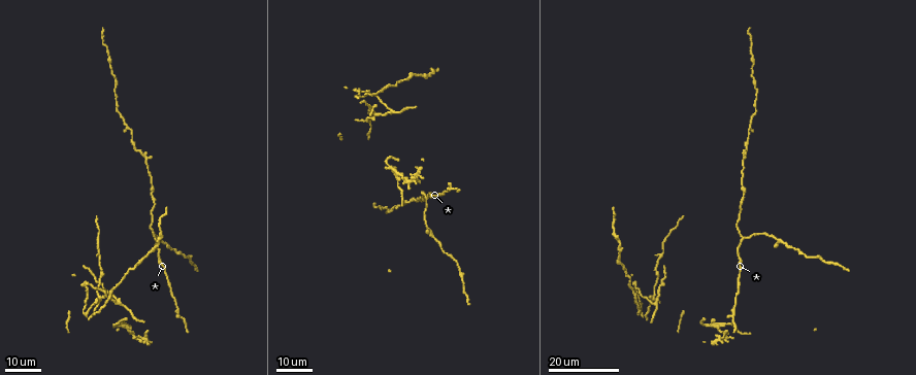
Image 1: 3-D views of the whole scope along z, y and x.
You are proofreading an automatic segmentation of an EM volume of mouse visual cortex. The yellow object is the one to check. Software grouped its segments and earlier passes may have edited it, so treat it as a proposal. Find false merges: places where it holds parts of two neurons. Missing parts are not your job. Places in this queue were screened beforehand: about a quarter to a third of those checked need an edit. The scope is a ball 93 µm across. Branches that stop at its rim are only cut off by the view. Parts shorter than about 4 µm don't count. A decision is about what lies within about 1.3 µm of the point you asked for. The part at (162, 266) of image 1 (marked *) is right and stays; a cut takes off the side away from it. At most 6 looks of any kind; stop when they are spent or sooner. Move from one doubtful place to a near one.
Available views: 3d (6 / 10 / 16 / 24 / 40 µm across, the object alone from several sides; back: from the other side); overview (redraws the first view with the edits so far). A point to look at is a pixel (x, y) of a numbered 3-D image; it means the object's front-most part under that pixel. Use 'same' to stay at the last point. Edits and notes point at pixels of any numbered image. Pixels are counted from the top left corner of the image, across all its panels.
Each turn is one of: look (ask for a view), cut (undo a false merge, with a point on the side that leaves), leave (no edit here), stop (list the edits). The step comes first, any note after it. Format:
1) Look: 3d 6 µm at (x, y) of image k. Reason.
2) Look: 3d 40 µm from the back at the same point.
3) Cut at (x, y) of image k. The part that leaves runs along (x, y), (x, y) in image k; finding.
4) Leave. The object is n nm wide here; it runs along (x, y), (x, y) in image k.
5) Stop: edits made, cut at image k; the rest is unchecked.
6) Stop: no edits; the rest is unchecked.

Look: 3d 16 µm at (120, 302) of image 1. Four arms meet.

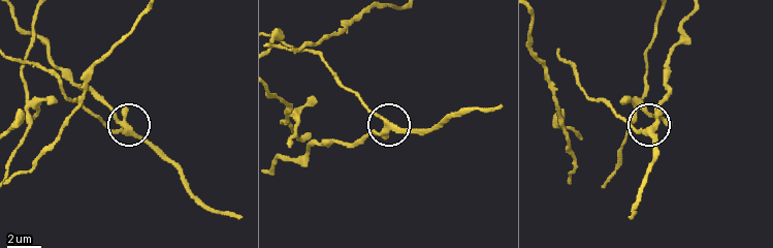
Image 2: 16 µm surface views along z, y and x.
Look: 3d 6 µm at (644, 129) of image 2. Zoom in.

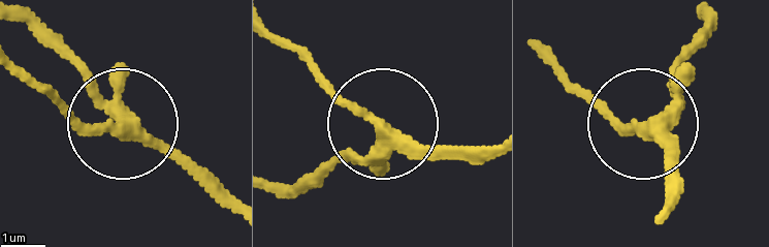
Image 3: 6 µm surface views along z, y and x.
Leave. The object is 300 nm wide here; continuous, no second neuron.

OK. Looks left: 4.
Look: 3d 16 µm at (89, 283) of image 1. Thick turns thin.

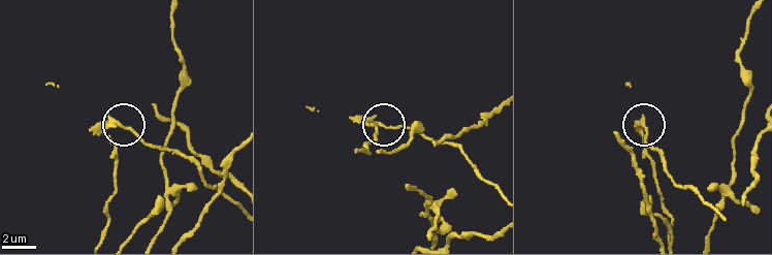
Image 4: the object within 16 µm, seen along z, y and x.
Look: 3d 10 µm at (123, 127) of image 4. Zoom in.

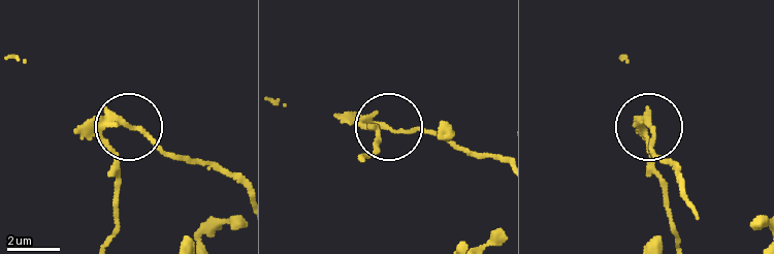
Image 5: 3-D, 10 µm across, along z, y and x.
Cut at (118, 156) of image 5. The object is 170 nm wide here; the part that leaves runs along (106, 123), (101, 140), (113, 167), (110, 234) in image 5; a second neuron is stuck on.

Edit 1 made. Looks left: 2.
Look: 3d 16 µm at (734, 315) of image 1. Arms part here.

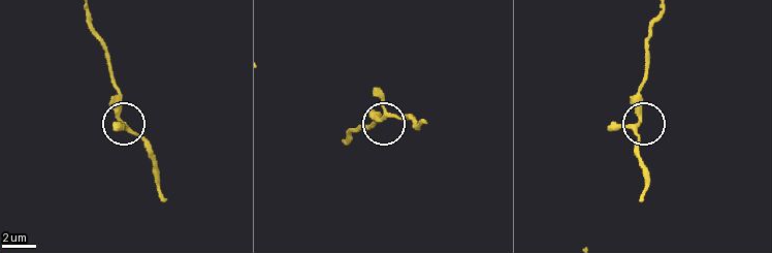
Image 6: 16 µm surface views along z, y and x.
Look: 3d 6 µm at (388, 112) of image 6. Closer look.

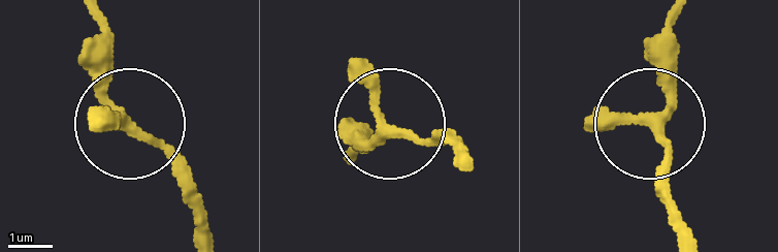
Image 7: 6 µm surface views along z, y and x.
Leave. The object is 230 nm wide here; it runs along (676, 21), (676, 88), (654, 132), (673, 206) in image 7; continuous, no second neuron.

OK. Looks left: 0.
Stop: edits made, cut at image 5; the rest is unchecked.

